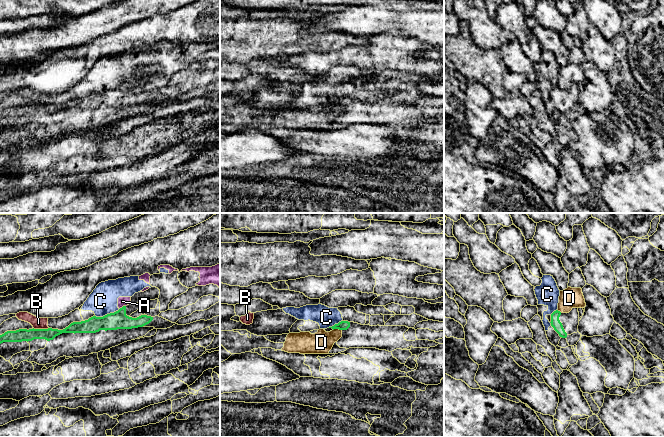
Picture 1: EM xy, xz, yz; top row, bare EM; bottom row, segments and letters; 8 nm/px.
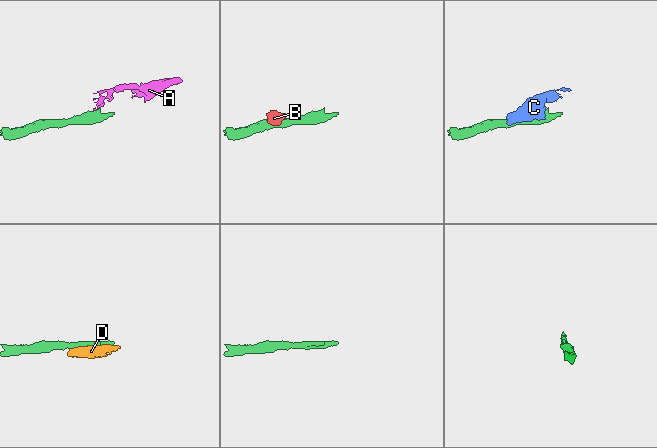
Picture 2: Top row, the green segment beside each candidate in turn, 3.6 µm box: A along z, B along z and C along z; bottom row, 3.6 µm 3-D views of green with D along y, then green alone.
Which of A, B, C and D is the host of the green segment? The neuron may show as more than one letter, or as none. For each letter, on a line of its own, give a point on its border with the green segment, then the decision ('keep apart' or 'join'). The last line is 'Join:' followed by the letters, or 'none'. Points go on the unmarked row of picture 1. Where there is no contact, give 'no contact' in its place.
A: xy (123, 82) | keep apart
B: xy (41, 105) | keep apart
C: xy (107, 90) | keep apart
D: xz (337, 104) | keep apart
Join: none

